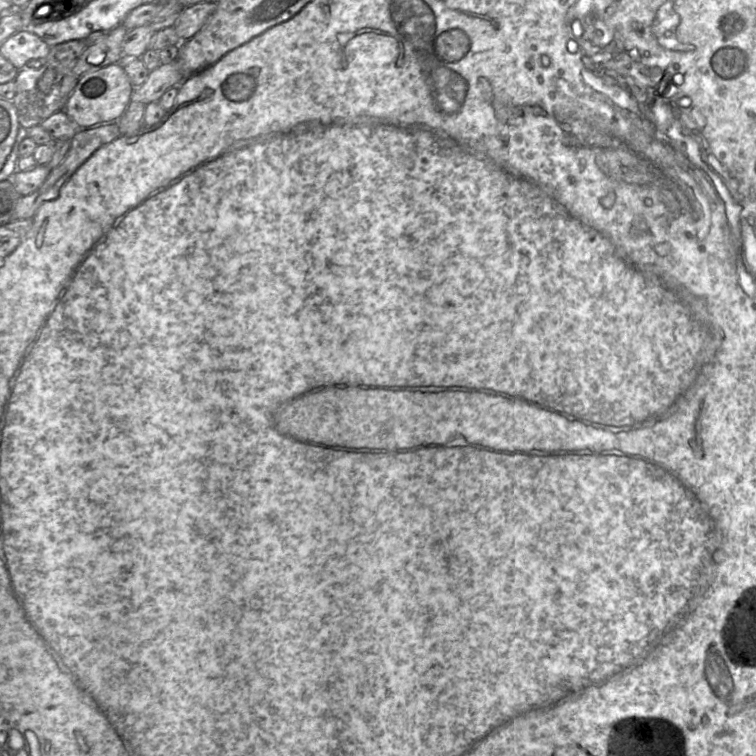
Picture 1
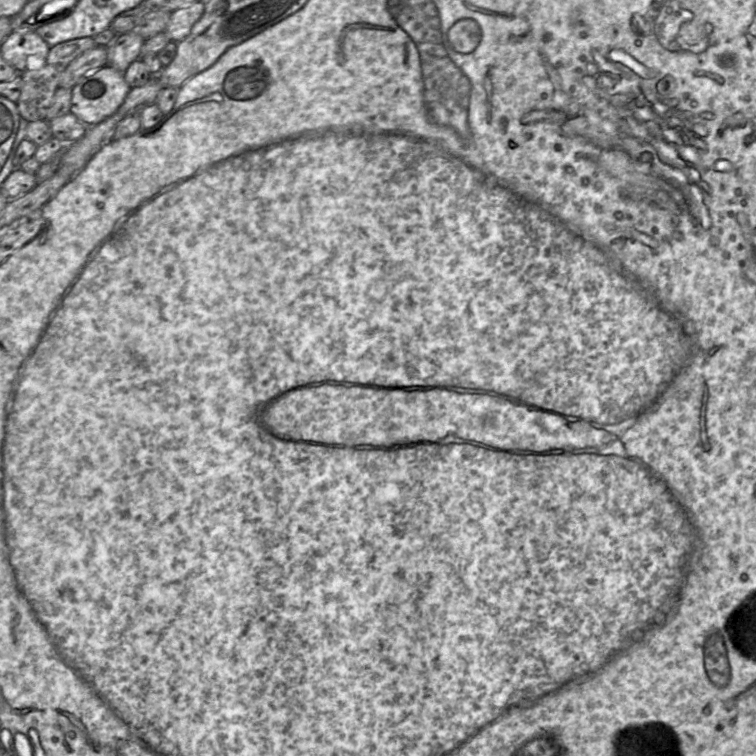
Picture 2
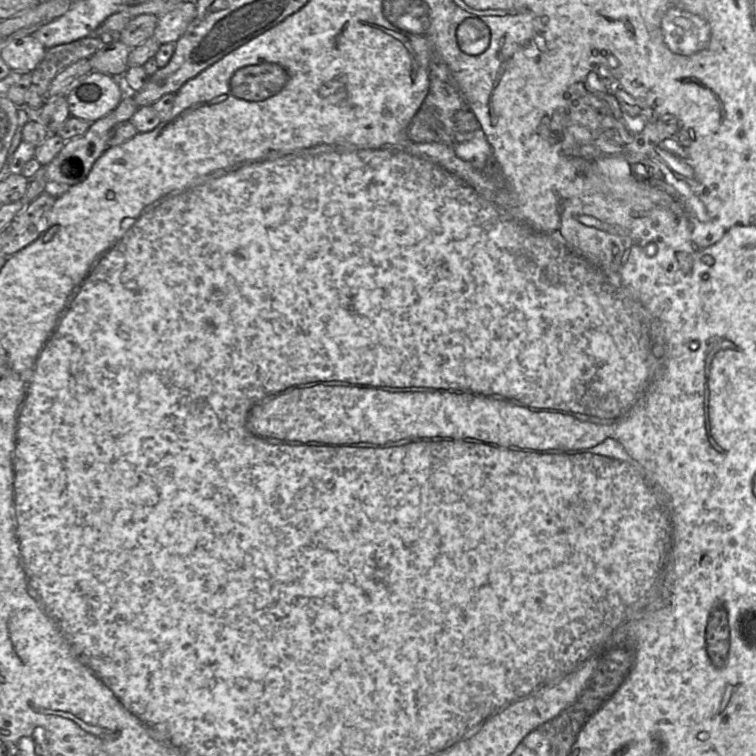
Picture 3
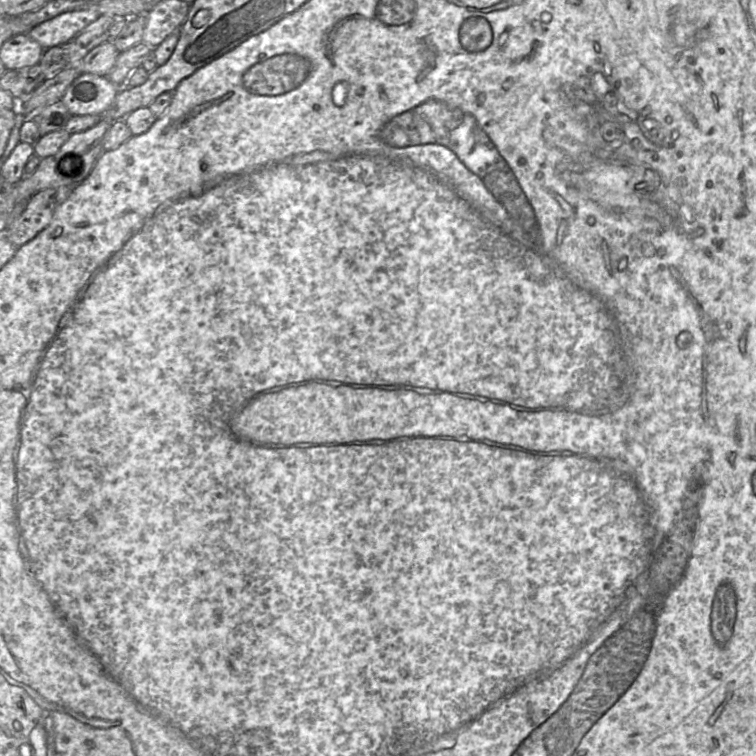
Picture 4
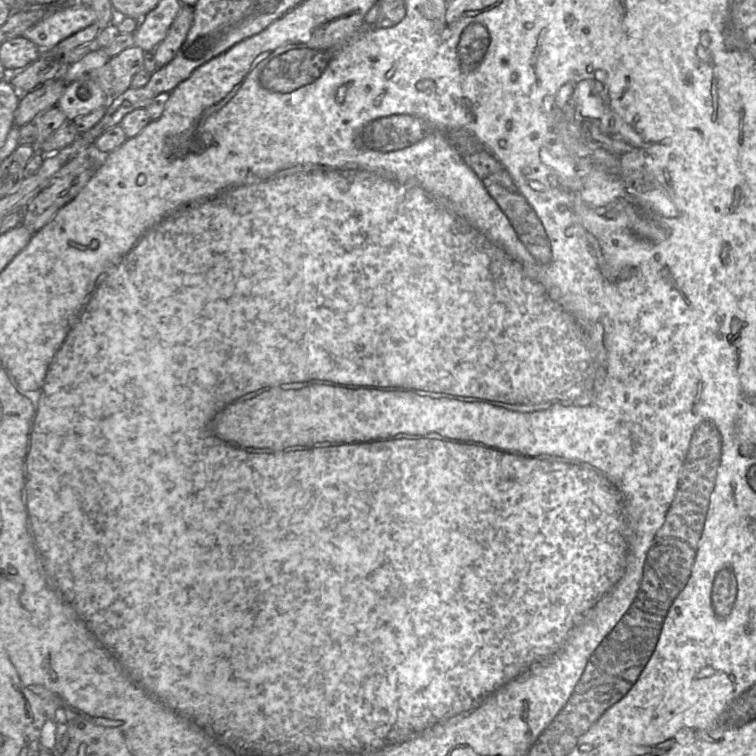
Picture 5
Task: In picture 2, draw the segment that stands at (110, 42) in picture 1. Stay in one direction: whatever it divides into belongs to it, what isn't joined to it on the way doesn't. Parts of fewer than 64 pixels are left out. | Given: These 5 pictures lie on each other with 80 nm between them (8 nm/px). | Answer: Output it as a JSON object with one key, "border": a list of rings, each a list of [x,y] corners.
{"border":[[[95,46],[68,65],[60,76],[59,87],[72,89],[82,78],[107,65],[107,46]]]}

